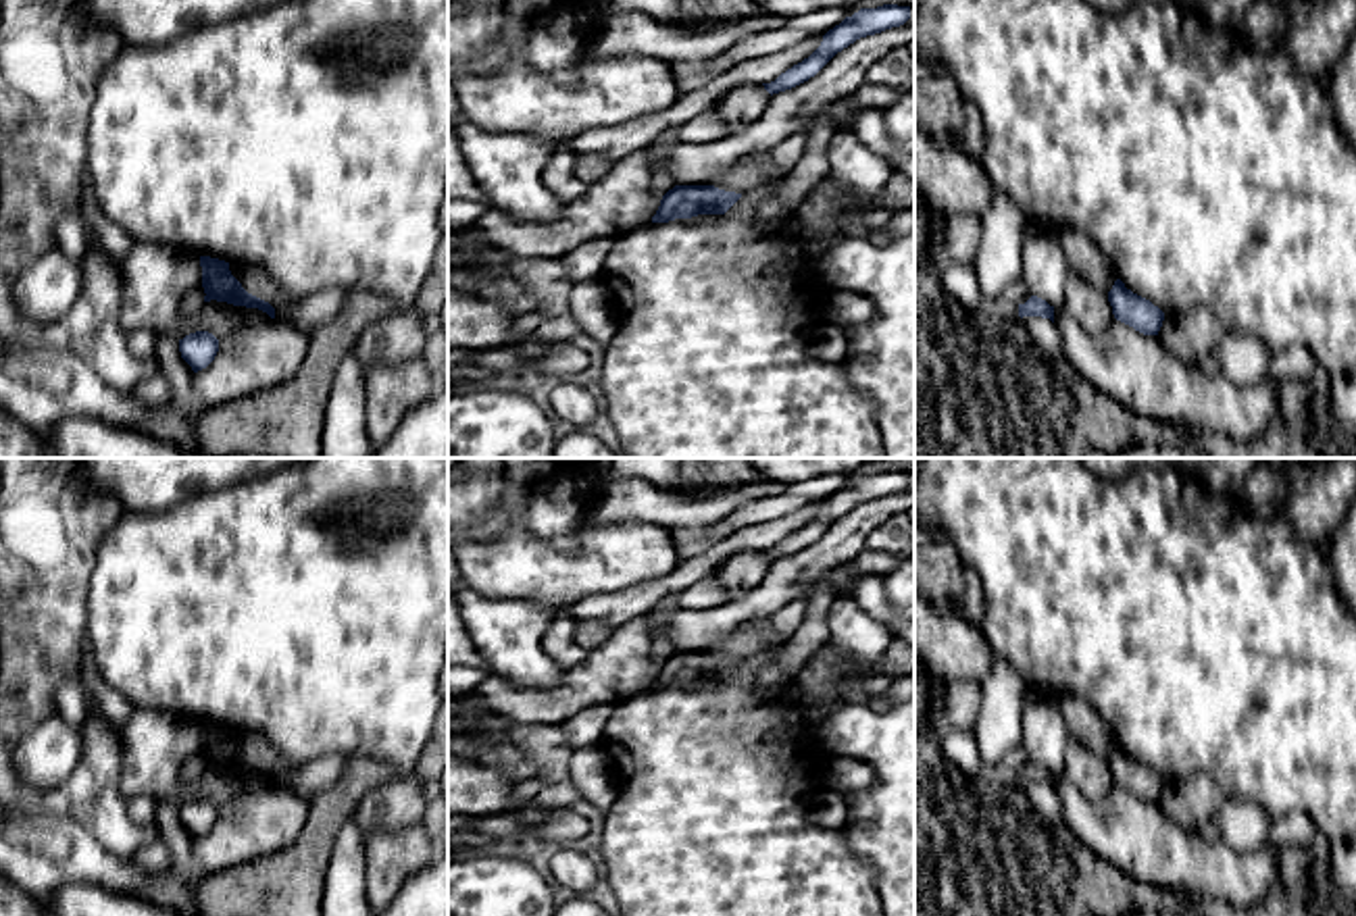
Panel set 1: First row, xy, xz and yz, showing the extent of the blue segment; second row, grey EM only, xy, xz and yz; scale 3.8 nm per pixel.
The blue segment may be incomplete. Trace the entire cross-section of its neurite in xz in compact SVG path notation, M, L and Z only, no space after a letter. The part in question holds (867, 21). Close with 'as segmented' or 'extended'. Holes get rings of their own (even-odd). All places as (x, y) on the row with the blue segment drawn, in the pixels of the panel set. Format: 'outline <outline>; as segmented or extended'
outline M883 4L877 8L860 8L858 12L846 17L839 25L829 29L823 35L821 46L808 58L781 73L775 81L762 85L771 96L792 90L814 77L837 52L842 52L856 40L900 27L908 19L910 6Z; as segmented

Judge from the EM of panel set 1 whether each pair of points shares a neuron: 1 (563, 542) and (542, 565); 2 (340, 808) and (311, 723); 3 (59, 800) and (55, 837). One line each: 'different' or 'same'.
1: different
2: different
3: different

